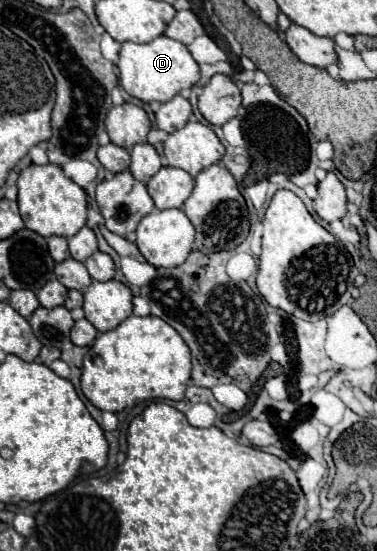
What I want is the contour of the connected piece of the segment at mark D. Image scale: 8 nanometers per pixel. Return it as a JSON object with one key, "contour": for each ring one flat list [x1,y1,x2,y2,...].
{"contour":[[160,35,154,41,144,43,144,45,130,43,130,41,122,43,118,69,120,69,120,85,132,97,136,97,144,103,170,101,174,95,190,89,200,79,198,63,194,61,194,57,186,49,186,45,182,45,180,41,174,41,166,35]]}

